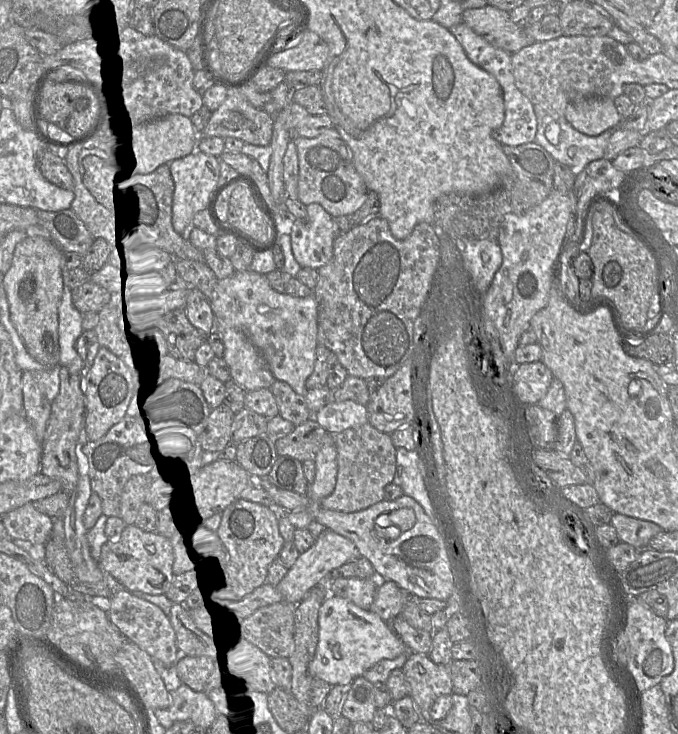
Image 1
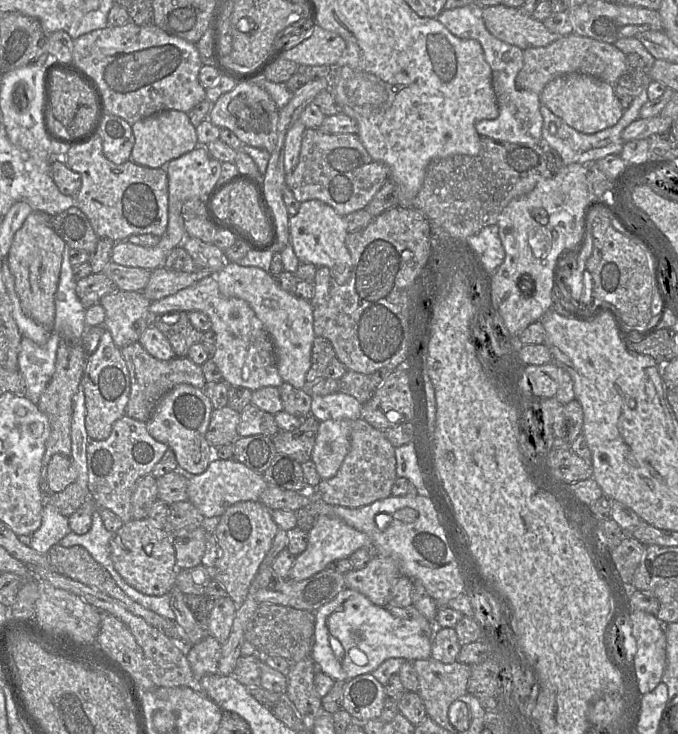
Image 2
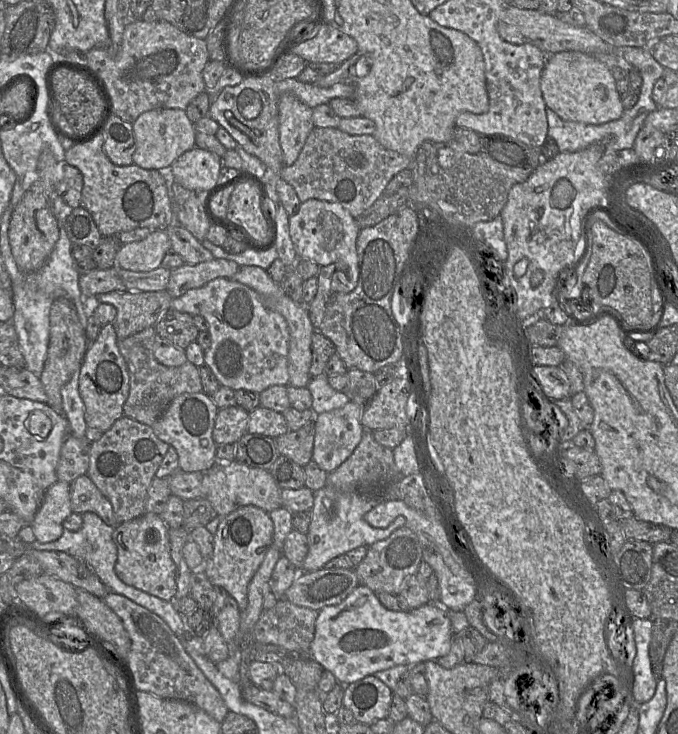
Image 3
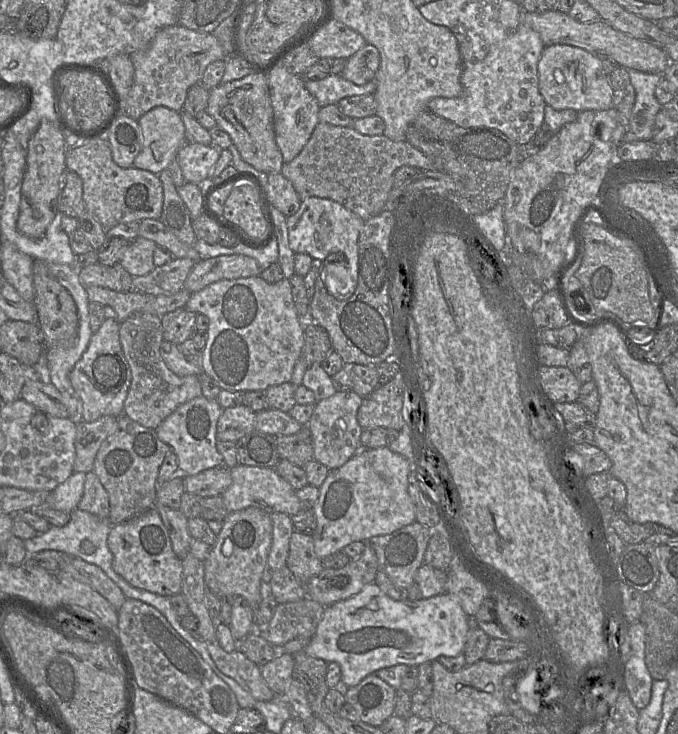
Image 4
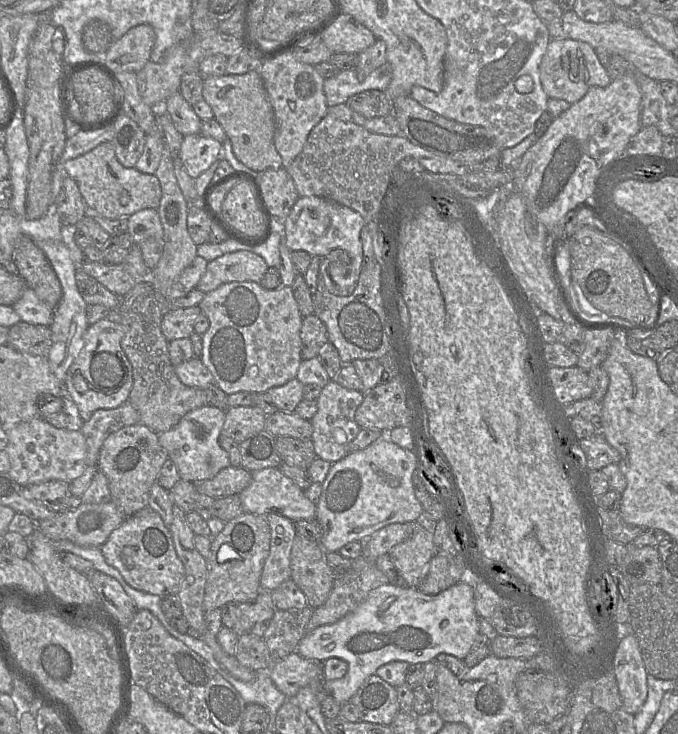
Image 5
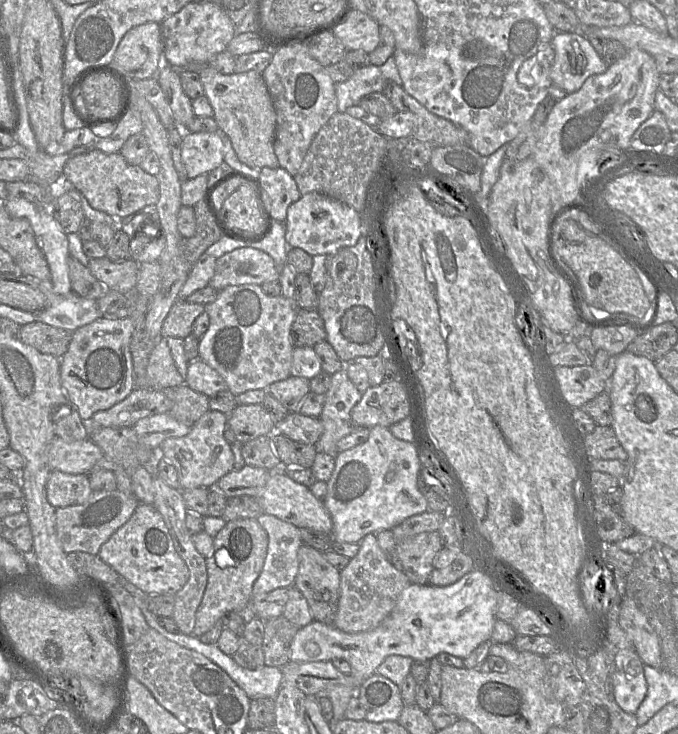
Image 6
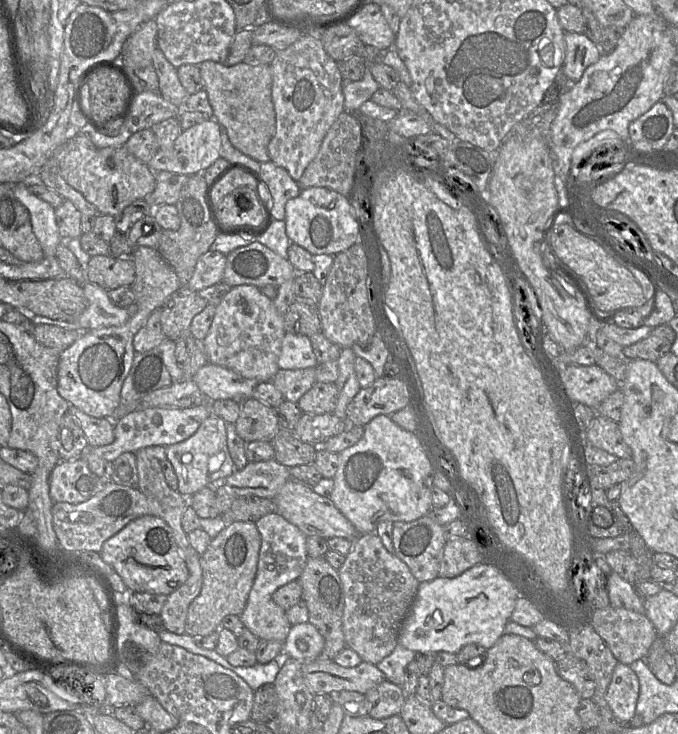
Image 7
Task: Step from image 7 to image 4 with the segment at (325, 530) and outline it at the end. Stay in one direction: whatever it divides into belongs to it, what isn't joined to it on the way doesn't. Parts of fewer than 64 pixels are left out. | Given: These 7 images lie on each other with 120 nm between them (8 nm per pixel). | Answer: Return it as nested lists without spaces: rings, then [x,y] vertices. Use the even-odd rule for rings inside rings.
[[[238,464],[230,469],[230,474],[231,484],[221,495],[228,513],[256,507],[269,514],[277,512],[293,516],[304,509],[296,490],[277,473],[275,468]]]

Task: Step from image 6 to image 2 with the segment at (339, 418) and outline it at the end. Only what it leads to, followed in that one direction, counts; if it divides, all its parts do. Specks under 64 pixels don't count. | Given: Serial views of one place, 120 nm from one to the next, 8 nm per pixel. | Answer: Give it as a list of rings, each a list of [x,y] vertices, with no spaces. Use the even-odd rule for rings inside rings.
[[[330,419],[320,422],[311,460],[322,480],[334,477],[348,454],[352,421]]]

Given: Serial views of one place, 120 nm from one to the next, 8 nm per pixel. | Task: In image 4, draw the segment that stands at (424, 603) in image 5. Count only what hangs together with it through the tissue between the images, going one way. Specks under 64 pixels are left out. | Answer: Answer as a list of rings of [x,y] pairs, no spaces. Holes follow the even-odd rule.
[[[373,582],[350,598],[325,606],[316,632],[304,651],[309,656],[322,659],[327,663],[338,663],[341,668],[340,688],[351,688],[382,668],[398,664],[419,666],[423,663],[432,663],[441,656],[456,657],[464,653],[468,631],[468,616],[456,596],[443,593],[416,601],[408,599],[396,601]]]

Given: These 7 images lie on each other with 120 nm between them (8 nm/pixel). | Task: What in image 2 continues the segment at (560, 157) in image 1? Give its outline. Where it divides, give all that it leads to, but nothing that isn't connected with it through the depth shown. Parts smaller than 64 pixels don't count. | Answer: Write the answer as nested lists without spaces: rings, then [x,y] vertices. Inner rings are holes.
[[[644,75],[640,93],[637,96],[633,97],[633,101],[630,107],[624,110],[624,113],[620,120],[614,126],[606,128],[594,134],[583,134],[576,131],[567,125],[562,119],[553,114],[547,106],[541,104],[540,112],[543,117],[542,138],[547,141],[551,148],[555,149],[559,153],[564,162],[564,165],[569,165],[572,163],[584,164],[586,162],[596,162],[598,159],[606,157],[610,154],[620,155],[624,146],[624,142],[621,137],[622,131],[629,124],[639,118],[641,107],[648,101],[647,89],[651,81],[652,80],[648,75]],[[550,123],[556,124],[558,128],[556,134],[550,133]]]

